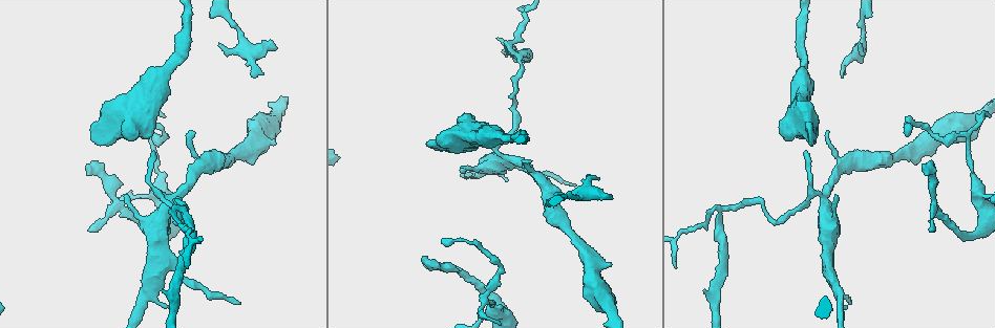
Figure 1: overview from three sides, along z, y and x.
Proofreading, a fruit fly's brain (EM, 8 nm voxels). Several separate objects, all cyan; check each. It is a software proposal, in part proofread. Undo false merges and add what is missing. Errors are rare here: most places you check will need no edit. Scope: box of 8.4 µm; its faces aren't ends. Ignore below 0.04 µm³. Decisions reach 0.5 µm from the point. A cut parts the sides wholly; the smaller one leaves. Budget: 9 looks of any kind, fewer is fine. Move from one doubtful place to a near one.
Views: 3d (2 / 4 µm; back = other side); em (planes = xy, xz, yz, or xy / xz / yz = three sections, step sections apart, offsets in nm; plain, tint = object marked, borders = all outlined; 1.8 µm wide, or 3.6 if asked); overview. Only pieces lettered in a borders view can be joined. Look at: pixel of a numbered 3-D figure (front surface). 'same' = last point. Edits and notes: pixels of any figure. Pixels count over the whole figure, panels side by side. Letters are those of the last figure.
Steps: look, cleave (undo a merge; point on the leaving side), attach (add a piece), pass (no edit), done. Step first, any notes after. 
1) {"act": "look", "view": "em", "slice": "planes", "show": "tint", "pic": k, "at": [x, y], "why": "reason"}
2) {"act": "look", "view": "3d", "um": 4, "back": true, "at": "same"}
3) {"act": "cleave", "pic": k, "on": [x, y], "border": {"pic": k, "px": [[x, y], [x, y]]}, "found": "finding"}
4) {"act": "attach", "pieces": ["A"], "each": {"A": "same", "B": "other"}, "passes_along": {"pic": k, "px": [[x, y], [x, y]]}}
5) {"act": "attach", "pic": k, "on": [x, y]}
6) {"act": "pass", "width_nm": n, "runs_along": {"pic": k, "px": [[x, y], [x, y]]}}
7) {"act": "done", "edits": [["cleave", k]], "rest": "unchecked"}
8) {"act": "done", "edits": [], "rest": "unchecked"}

{"act": "look", "view": "3d", "um": 2, "pic": 1, "at": [174, 197]}

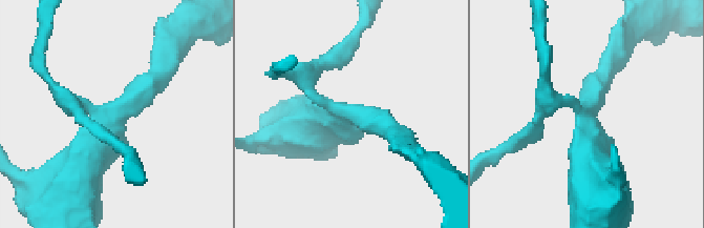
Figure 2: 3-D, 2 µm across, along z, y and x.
{"act": "look", "view": "em", "um": 3.6, "slice": "planes", "show": "borders", "pic": 2, "at": [115, 114]}

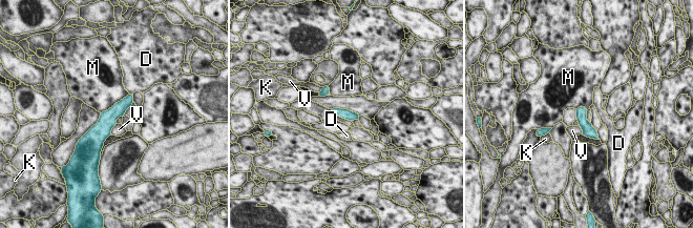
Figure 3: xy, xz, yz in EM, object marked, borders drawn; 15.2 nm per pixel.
{"act": "pass", "each": {"D": "other", "K": "other", "M": "other", "V": "other"}, "runs_along": {"pic": 3, "px": [[130, 97], [92, 138]]}, "found": "continuous, no second cell"}

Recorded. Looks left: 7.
{"act": "look", "view": "em", "slice": "planes", "show": "borders", "pic": 1, "at": [426, 256], "why": "free end"}

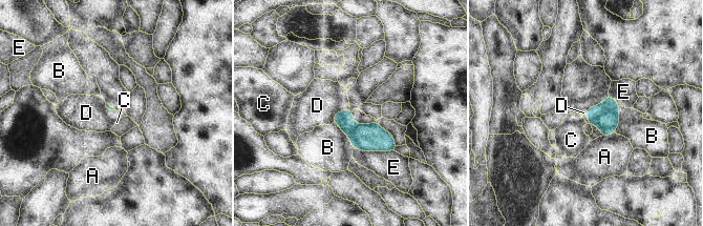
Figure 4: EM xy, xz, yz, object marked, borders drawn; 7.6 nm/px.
{"act": "pass", "each": {"A": "other", "B": "other", "C": "other", "D": "other", "E": "other"}, "border": {"pic": 4, "px": [[348, 108], [339, 110], [333, 122]]}, "found": "none of them fits"}

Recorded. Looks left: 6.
{"act": "look", "view": "em", "slice": "yz", "step": 4, "show": "borders", "pic": 1, "at": [427, 142], "why": "stops while still wide"}

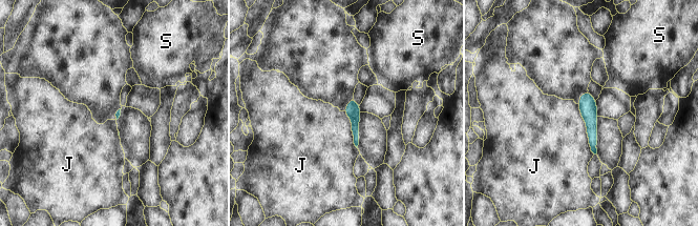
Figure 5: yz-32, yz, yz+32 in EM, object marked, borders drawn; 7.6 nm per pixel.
{"act": "look", "view": "em", "slice": "planes", "show": "borders", "at": "same", "why": "another direction"}

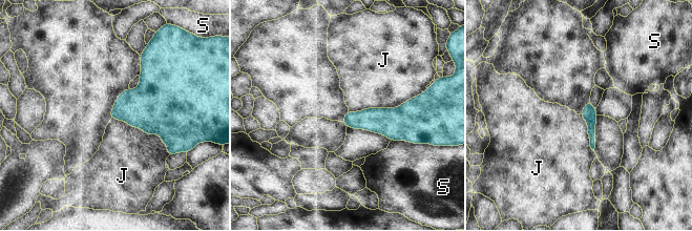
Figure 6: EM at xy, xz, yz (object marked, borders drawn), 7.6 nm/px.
{"act": "pass", "each": {"J": "other", "S": "other"}, "border": {"pic": 6, "px": [[418, 95], [395, 107], [349, 111]]}, "found": "no lettered piece goes on from it"}

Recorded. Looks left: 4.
{"act": "look", "view": "3d", "um": 2, "pic": 1, "at": [612, 198], "why": "branch stops here"}

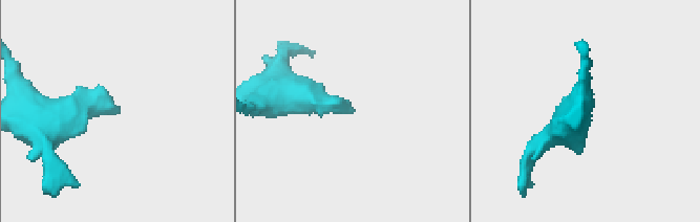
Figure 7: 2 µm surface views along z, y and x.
{"act": "look", "view": "em", "slice": "planes", "show": "borders", "pic": 7, "at": [116, 109], "why": "now the EM"}

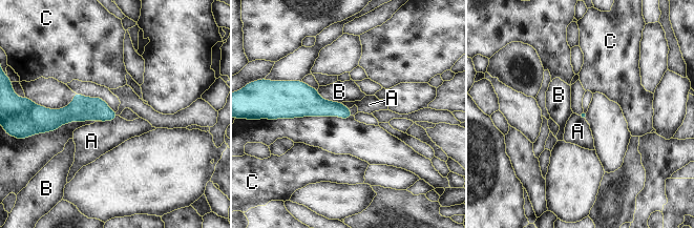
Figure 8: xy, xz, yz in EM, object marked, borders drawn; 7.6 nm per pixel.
{"act": "pass", "each": {"A": "other", "B": "other", "C": "other"}, "border": {"pic": 8, "px": [[118, 116], [112, 120], [100, 122]]}, "found": "none of them fits"}

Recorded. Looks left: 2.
{"act": "done", "edits": [], "rest": "unchecked"}

